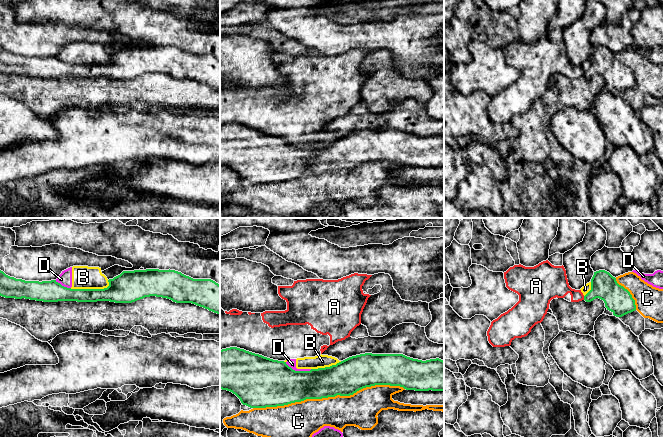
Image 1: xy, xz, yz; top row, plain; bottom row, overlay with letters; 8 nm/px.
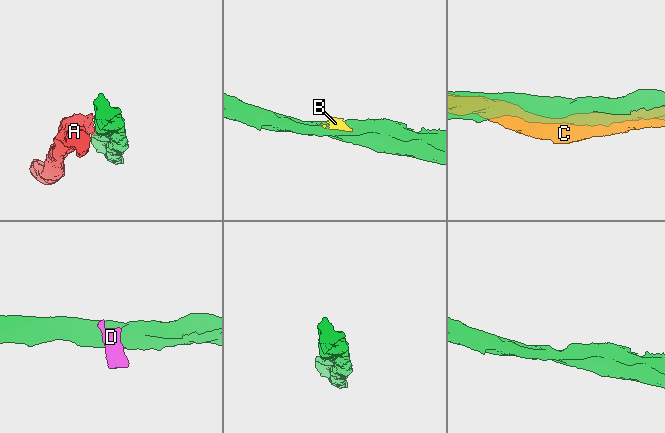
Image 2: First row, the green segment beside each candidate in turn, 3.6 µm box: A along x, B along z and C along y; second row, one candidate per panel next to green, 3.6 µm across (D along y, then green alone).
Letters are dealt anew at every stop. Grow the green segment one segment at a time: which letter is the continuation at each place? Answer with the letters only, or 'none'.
none

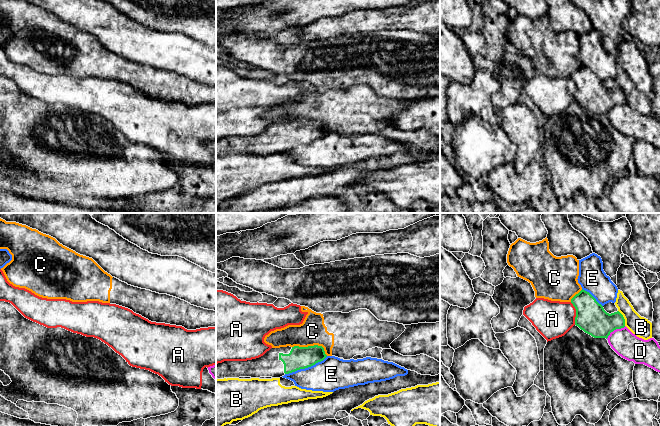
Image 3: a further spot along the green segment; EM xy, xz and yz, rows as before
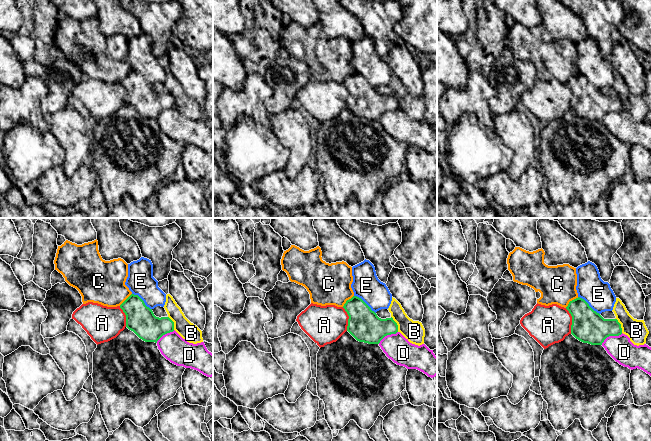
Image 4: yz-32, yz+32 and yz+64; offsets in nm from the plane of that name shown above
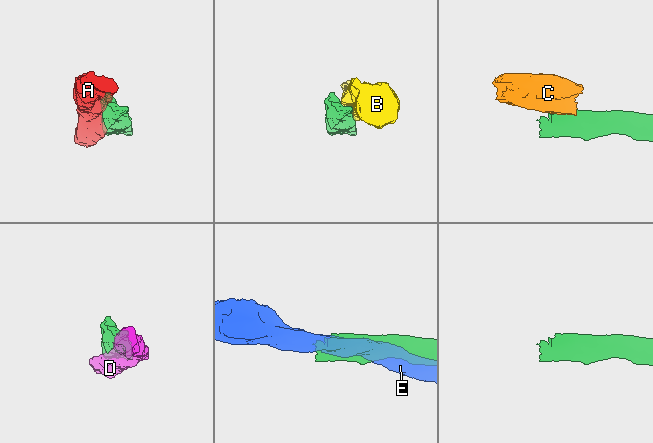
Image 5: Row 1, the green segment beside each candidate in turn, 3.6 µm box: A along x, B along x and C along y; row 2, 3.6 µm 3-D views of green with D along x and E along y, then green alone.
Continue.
none

